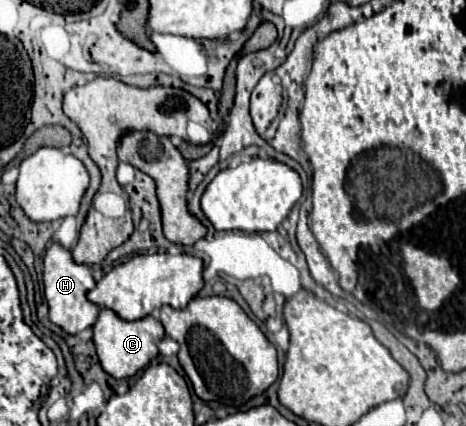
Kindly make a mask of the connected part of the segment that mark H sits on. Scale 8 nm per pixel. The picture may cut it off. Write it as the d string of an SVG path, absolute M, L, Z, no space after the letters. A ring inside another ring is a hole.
M59 243L51 245L45 253L45 269L43 269L43 283L45 283L45 299L49 305L49 321L59 325L69 335L77 335L83 329L91 327L97 321L99 307L87 301L87 291L95 287L91 267L89 265L77 265L71 257L69 249L63 249Z

